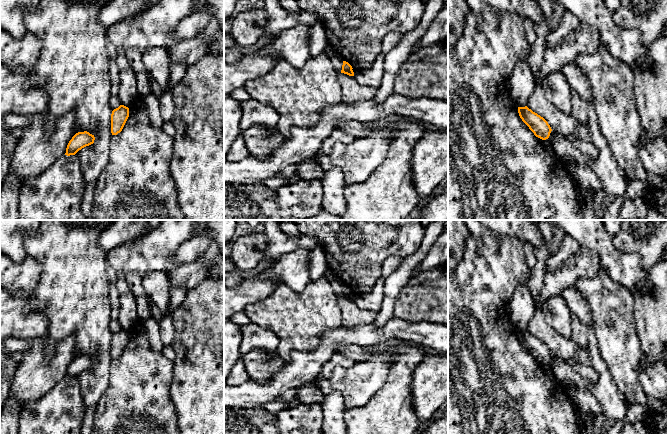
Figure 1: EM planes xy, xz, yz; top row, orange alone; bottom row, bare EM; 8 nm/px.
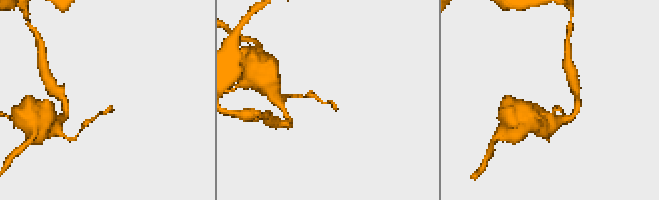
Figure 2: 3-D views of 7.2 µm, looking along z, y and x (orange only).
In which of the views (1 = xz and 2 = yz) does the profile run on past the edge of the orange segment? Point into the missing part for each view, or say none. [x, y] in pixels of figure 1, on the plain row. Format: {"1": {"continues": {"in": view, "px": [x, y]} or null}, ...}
{"1": {"continues": null}, "2": {"continues": null}}

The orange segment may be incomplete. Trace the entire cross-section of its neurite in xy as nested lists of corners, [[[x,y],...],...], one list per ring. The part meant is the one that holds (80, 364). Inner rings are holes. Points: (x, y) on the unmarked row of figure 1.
[[[87,355],[76,357],[69,365],[65,379],[75,379],[82,372],[94,367],[95,361]]]

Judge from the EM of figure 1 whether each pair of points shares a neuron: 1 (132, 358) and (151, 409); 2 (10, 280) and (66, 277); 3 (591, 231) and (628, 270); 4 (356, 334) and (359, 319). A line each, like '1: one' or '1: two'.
1: one
2: two
3: one
4: two

